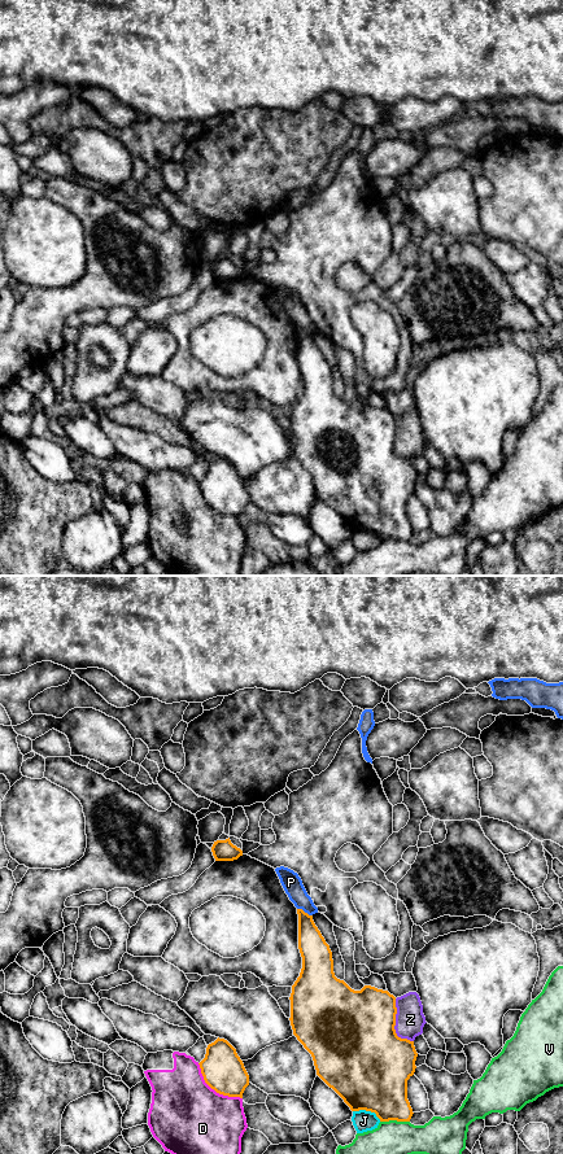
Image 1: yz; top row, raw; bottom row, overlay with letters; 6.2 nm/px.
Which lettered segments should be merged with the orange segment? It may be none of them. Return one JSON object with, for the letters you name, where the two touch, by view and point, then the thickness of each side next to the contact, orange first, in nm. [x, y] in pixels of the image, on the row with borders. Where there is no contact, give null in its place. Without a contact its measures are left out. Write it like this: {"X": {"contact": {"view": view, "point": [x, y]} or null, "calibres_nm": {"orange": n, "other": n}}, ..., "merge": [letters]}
{"merge": []}

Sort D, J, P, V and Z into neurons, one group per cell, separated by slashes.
D / J / P / V / Z

